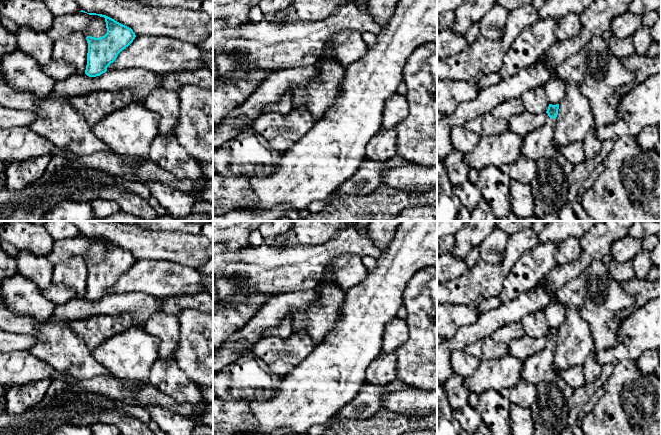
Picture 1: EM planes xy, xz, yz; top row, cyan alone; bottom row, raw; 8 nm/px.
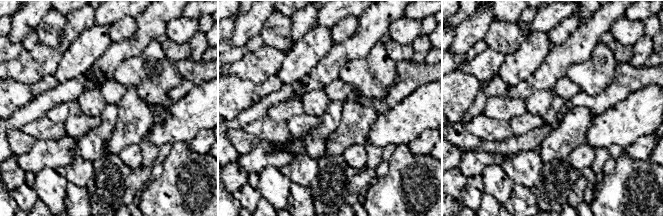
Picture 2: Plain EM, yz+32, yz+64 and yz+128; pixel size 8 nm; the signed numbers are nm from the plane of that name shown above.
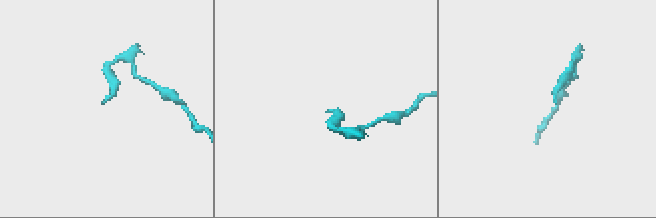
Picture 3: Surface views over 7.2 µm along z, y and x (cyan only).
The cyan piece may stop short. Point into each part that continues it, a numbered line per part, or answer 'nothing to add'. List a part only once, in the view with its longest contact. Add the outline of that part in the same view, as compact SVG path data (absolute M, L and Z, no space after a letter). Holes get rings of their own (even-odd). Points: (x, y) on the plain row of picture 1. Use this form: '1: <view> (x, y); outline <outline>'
1: yz (539, 368); outline M548 342L539 352L523 361L522 378L533 385L550 383L560 377L554 365L556 343Z

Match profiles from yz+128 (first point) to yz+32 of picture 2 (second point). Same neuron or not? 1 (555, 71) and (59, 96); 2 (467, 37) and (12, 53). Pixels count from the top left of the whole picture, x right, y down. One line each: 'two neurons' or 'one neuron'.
1: two neurons
2: two neurons

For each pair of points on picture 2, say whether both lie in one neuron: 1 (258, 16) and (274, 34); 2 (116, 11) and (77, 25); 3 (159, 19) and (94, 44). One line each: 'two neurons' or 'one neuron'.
1: two neurons
2: two neurons
3: two neurons

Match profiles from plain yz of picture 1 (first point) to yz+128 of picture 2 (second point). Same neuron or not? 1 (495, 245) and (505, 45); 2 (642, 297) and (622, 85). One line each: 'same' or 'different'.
1: same
2: same

